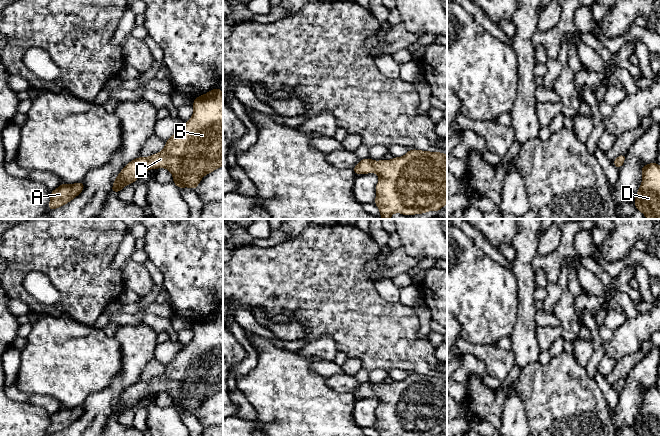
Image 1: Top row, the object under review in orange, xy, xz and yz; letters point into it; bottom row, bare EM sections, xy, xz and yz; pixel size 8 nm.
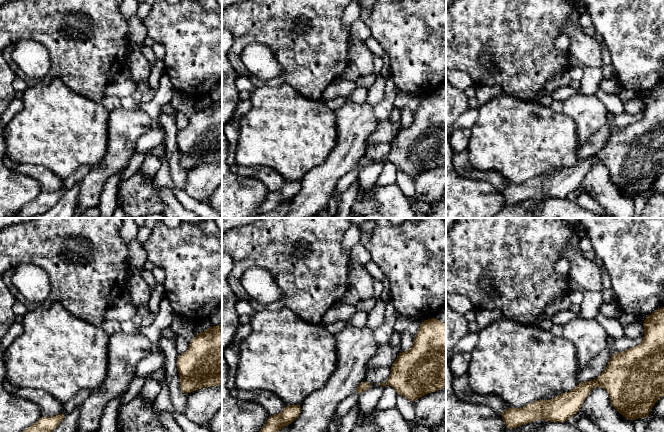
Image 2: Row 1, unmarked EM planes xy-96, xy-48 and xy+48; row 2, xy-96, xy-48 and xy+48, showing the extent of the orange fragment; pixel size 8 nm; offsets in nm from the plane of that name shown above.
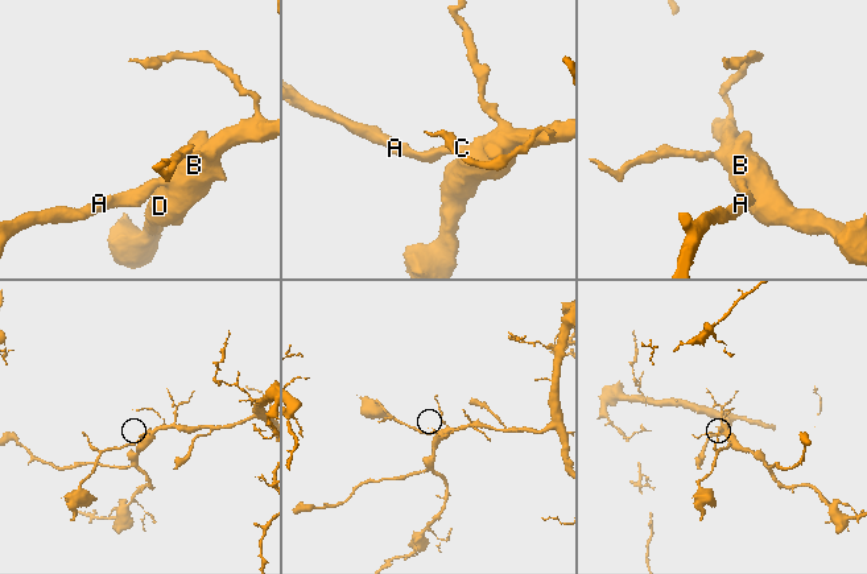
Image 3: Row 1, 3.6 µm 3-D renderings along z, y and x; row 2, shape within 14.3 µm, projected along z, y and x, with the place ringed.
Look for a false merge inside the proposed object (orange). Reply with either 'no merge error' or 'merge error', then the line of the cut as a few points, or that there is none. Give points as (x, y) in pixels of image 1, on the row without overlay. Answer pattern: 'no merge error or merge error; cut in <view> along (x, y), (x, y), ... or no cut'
no merge error; no cut

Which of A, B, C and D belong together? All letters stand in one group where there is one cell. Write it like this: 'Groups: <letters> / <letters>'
Groups: A B C D

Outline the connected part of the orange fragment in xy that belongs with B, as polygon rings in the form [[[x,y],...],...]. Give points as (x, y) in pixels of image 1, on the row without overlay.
[[[217,311],[193,324],[192,341],[165,366],[164,373],[149,381],[138,381],[119,396],[111,416],[118,417],[127,408],[134,408],[139,400],[150,393],[166,392],[173,399],[179,414],[189,411],[196,414],[201,403],[223,390],[223,317]]]

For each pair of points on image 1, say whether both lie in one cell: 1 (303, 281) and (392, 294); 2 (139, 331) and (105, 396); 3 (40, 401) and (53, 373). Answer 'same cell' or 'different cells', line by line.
1: different cells
2: same cell
3: different cells

